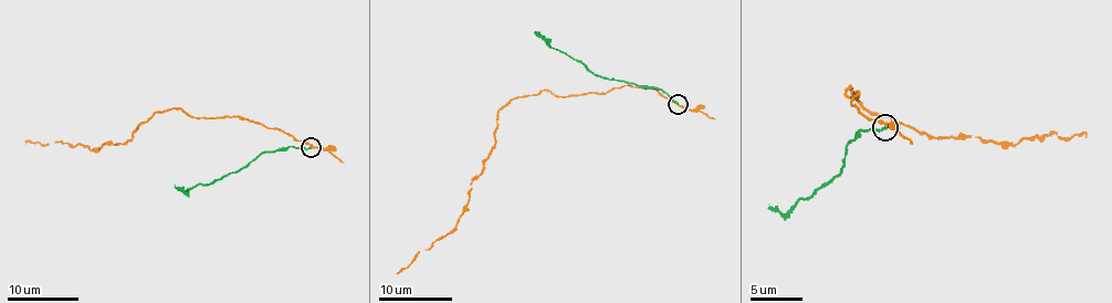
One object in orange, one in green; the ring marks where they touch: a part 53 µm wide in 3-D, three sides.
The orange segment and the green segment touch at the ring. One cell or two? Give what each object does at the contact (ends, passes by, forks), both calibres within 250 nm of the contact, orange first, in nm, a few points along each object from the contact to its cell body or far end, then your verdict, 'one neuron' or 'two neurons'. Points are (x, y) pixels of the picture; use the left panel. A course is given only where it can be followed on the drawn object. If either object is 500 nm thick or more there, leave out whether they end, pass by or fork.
orange passes by | green ends | 150/160 nm | orange via (311, 146), (243, 118), (197, 118), (179, 108), (157, 111), (125, 143), (90, 148), (25, 139) | green via (311, 148), (263, 152), (244, 167), (216, 181), (191, 186), (184, 192), (174, 185) | two neurons

